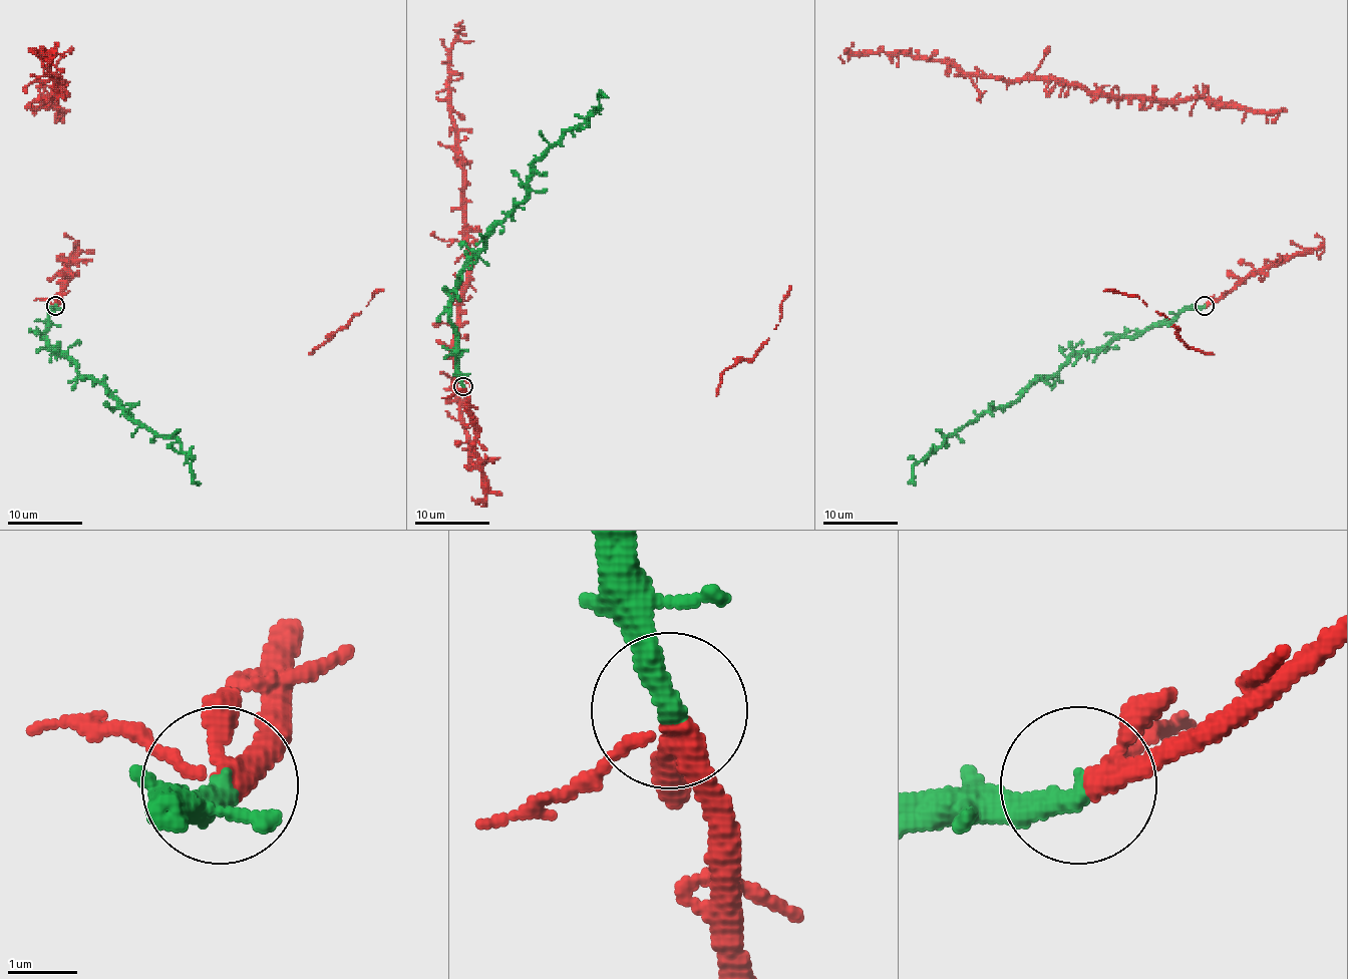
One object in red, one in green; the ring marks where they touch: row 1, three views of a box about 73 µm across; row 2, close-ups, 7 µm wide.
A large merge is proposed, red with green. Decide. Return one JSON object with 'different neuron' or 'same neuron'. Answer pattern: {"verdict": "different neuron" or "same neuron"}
{"verdict": "same neuron"}

